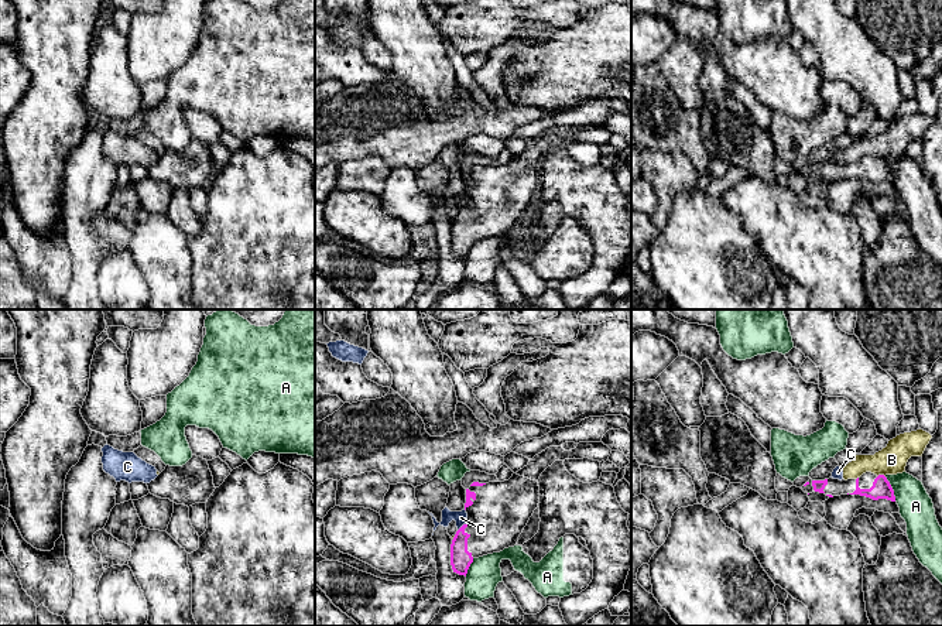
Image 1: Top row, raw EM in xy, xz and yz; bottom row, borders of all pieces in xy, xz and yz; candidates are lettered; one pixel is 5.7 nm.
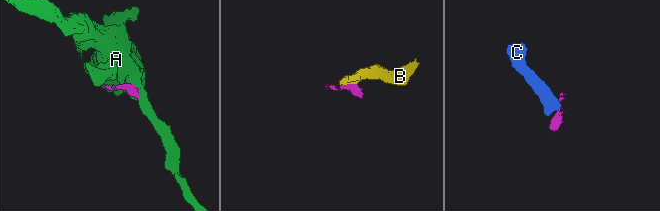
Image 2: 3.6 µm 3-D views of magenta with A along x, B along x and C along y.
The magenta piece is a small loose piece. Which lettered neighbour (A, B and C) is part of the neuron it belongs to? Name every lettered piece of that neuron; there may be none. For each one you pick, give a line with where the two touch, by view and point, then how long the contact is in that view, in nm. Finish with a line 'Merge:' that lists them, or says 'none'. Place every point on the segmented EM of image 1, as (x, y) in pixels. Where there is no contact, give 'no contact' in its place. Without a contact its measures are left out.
Merge: none

